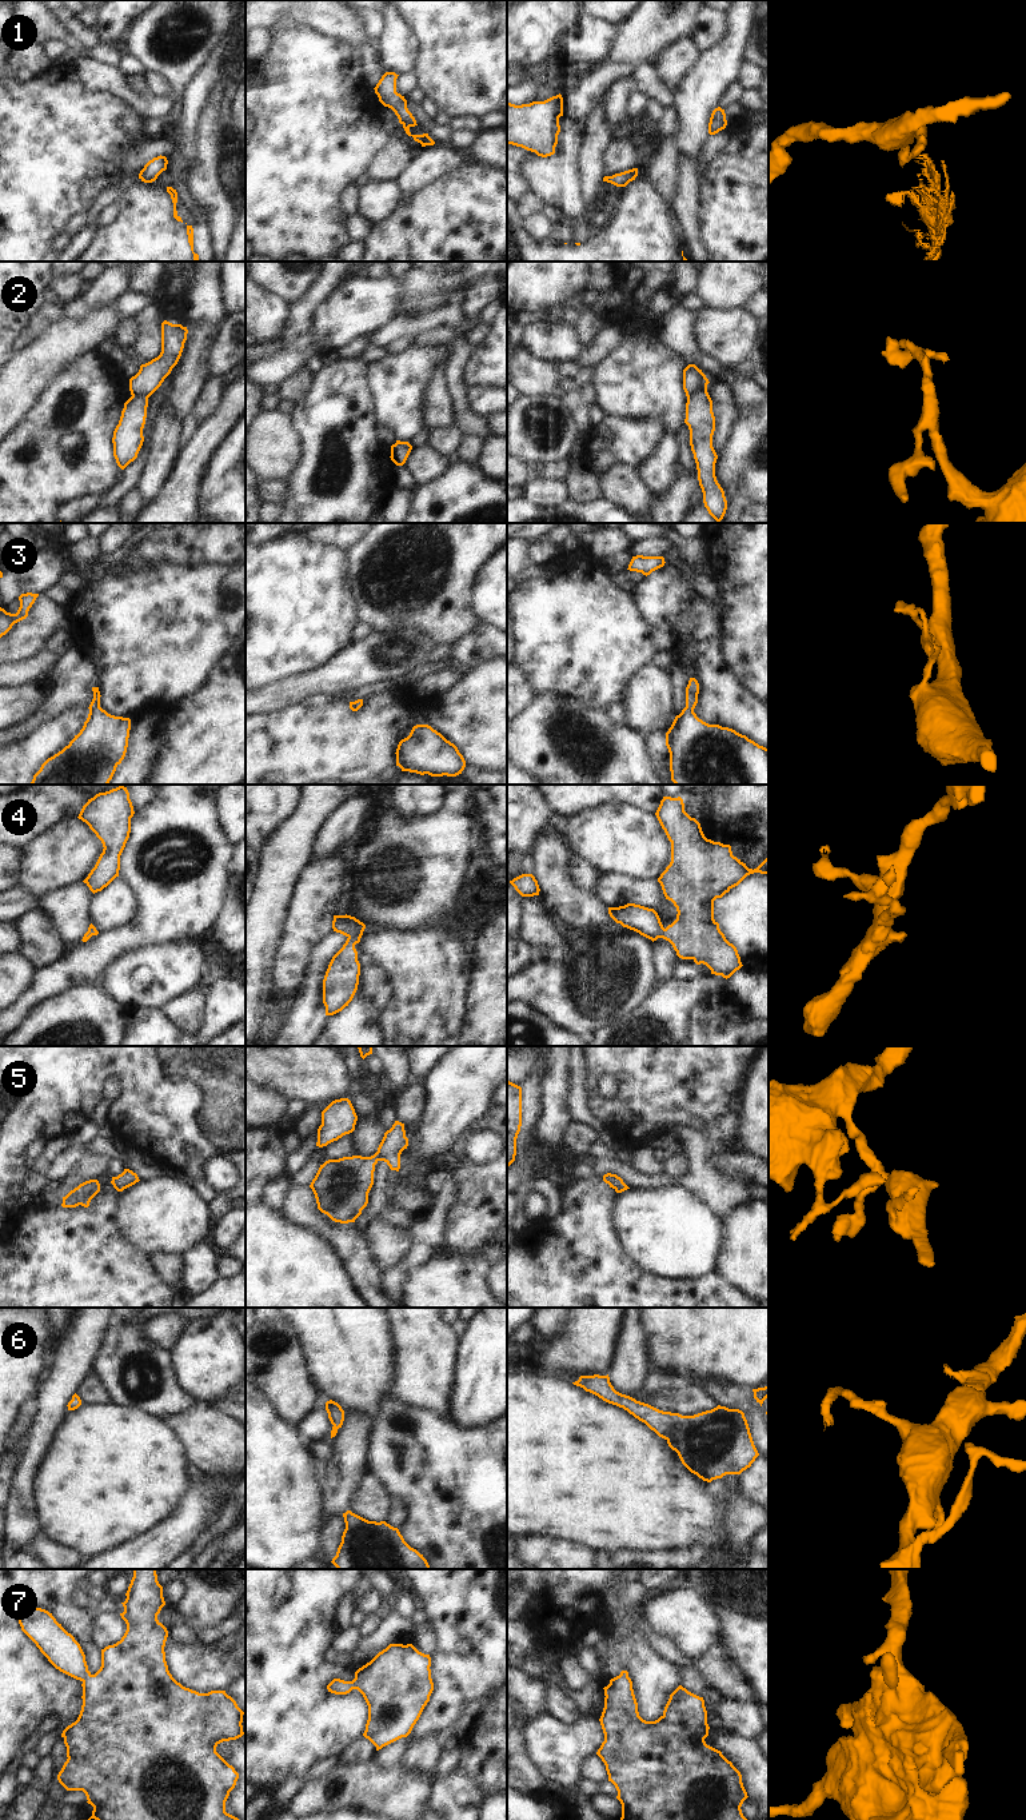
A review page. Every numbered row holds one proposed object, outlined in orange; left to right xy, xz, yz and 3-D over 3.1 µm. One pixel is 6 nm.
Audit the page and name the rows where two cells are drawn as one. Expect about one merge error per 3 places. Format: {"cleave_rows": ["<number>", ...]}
{"cleave_rows": ["1", "2"]}

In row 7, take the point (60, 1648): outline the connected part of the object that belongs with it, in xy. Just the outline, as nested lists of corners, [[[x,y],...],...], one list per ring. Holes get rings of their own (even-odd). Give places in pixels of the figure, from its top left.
[[[133,1569],[133,1577],[125,1593],[127,1599],[121,1603],[124,1612],[120,1613],[127,1624],[127,1631],[120,1641],[101,1649],[101,1667],[95,1675],[88,1671],[85,1655],[80,1644],[61,1627],[61,1624],[56,1621],[52,1613],[41,1608],[28,1607],[19,1616],[21,1631],[36,1644],[48,1661],[60,1672],[83,1683],[83,1705],[80,1715],[77,1720],[68,1725],[61,1733],[67,1747],[68,1759],[59,1772],[57,1780],[67,1791],[83,1791],[85,1793],[87,1803],[93,1807],[92,1816],[88,1820],[239,1820],[225,1812],[225,1801],[229,1792],[236,1785],[239,1773],[216,1752],[216,1747],[223,1741],[236,1740],[244,1735],[241,1725],[244,1712],[237,1707],[236,1701],[225,1693],[225,1691],[199,1693],[183,1687],[169,1673],[164,1652],[168,1631],[157,1620],[157,1615],[165,1605],[165,1601],[163,1597],[163,1586],[157,1581],[156,1570],[157,1569]]]

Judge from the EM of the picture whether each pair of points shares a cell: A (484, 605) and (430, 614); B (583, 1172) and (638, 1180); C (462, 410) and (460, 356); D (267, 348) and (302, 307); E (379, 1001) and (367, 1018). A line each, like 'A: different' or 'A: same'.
A: different
B: same
C: same
D: same
E: different

